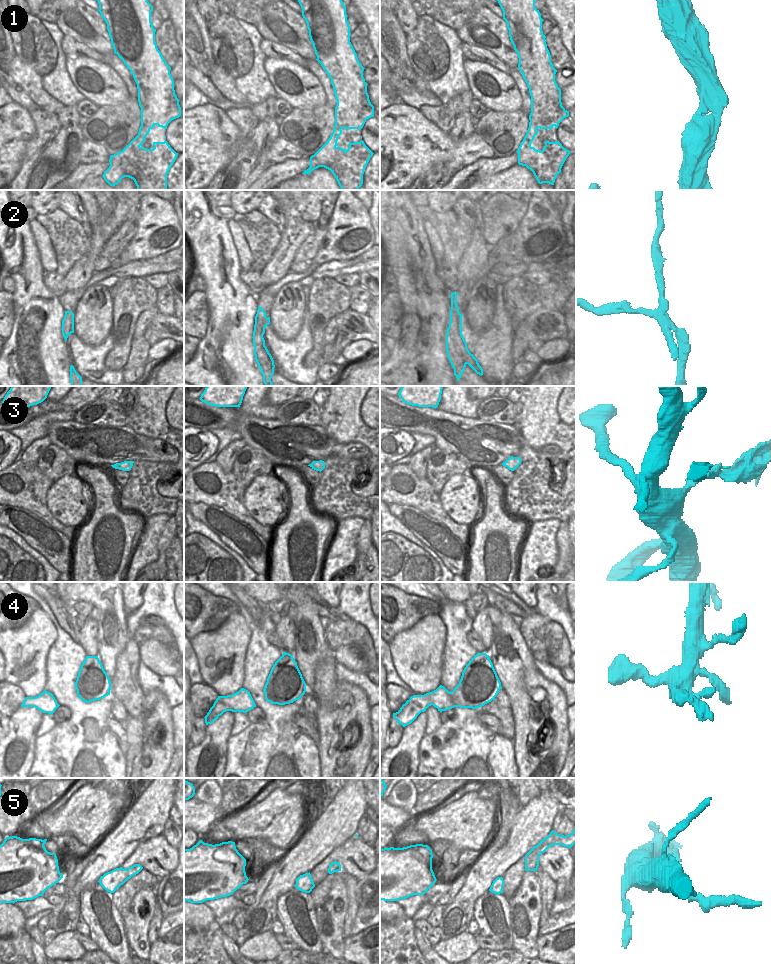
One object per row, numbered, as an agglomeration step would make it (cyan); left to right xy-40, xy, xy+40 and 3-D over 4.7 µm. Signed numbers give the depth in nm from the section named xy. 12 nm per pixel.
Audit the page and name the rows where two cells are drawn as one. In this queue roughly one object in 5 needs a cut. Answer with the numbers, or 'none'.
2, 3.

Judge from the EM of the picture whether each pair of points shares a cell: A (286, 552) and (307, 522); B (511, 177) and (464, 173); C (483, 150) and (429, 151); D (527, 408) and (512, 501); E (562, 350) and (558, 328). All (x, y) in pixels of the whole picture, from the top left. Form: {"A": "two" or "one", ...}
{"A": "one", "B": "two", "C": "one", "D": "one", "E": "two"}

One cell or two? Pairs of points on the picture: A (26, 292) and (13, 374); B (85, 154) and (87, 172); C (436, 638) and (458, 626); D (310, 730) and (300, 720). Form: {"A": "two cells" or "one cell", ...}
{"A": "one cell", "B": "two cells", "C": "two cells", "D": "one cell"}

